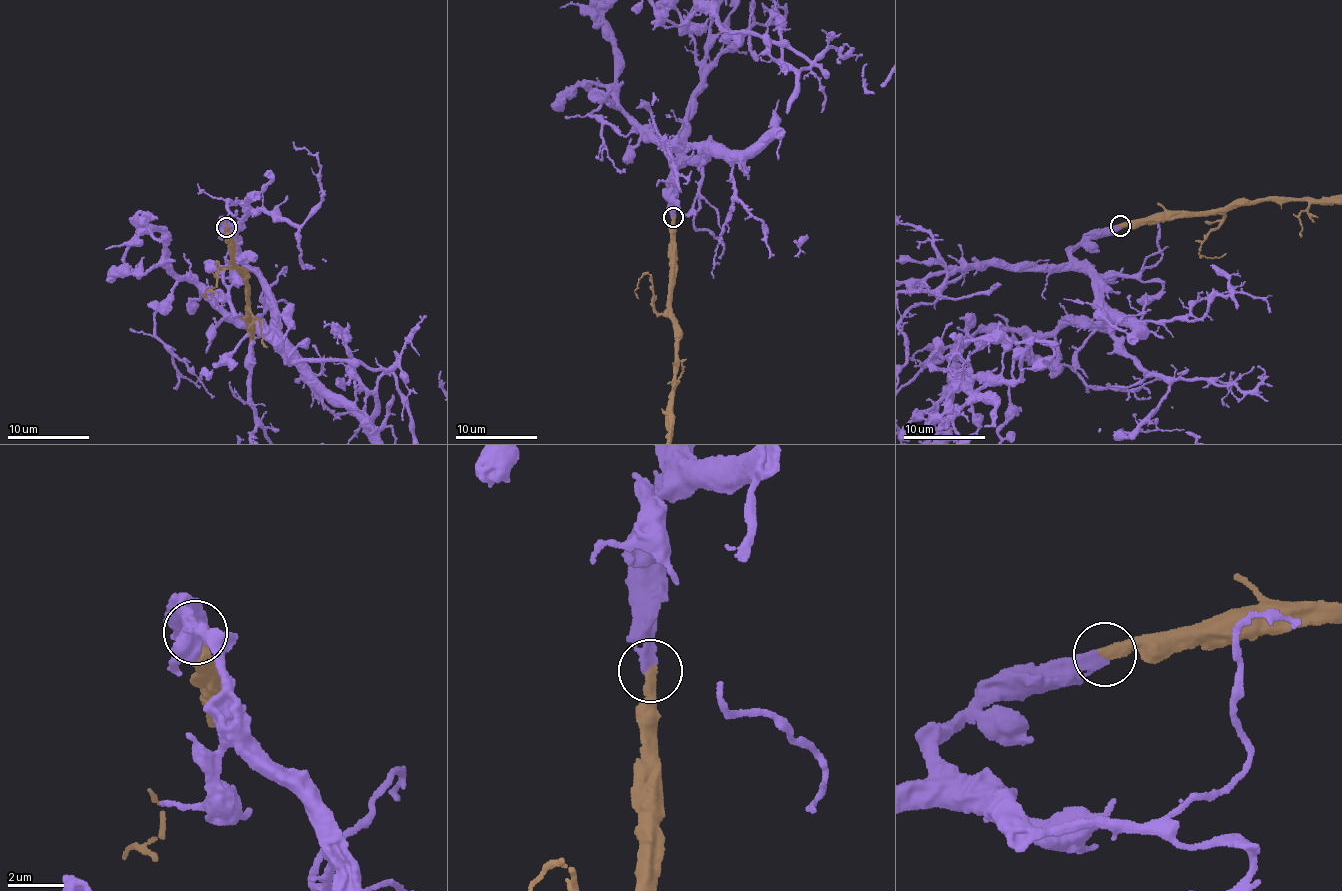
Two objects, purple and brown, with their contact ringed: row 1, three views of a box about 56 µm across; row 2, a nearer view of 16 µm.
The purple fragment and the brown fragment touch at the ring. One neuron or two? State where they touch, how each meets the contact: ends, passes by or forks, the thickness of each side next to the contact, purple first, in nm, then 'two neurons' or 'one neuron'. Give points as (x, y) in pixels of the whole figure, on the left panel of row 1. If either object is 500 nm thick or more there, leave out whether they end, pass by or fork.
(226, 227) | purple ends | brown ends | 440/360 nm | one neuron

